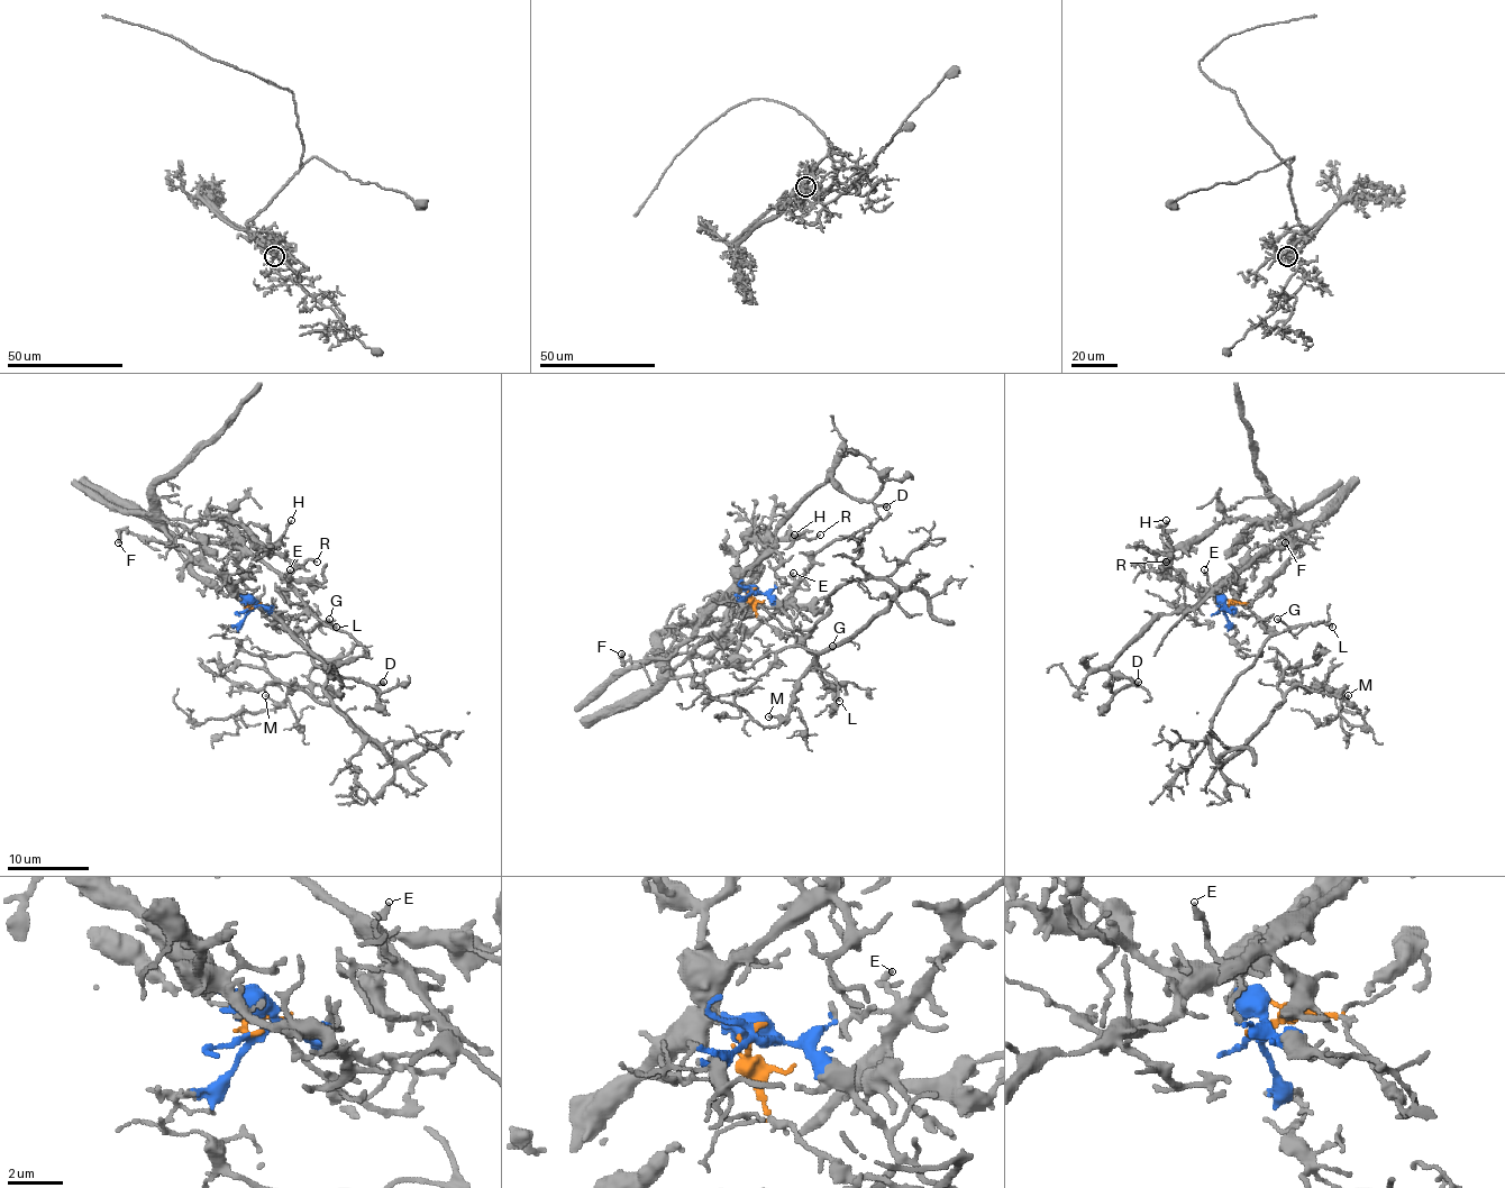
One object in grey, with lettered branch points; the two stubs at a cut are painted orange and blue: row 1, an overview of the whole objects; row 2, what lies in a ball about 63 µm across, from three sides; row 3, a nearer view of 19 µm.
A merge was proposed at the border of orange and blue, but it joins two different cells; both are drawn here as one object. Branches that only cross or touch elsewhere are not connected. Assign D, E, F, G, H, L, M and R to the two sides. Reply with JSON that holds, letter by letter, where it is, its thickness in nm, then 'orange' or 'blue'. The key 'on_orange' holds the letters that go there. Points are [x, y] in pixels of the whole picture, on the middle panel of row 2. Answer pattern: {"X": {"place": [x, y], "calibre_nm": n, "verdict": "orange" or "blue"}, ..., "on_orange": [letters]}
{"D": {"place": [886, 506], "calibre_nm": 280, "verdict": "blue"}, "E": {"place": [793, 573], "calibre_nm": 200, "verdict": "blue"}, "F": {"place": [621, 654], "calibre_nm": 180, "verdict": "blue"}, "G": {"place": [832, 646], "calibre_nm": 160, "verdict": "orange"}, "H": {"place": [794, 535], "calibre_nm": 180, "verdict": "blue"}, "L": {"place": [839, 701], "calibre_nm": 220, "verdict": "orange"}, "M": {"place": [768, 716], "calibre_nm": 120, "verdict": "orange"}, "R": {"place": [820, 535], "calibre_nm": 140, "verdict": "blue"}, "on_orange": ["G", "L", "M"]}

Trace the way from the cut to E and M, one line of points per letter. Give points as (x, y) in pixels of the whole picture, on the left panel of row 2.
E: (248, 608), (254, 604), (213, 569), (197, 563), (164, 530), (246, 547), (289, 587), (289, 569)
M: (248, 608), (300, 634), (333, 704), (394, 761), (308, 688), (281, 702), (265, 694)

